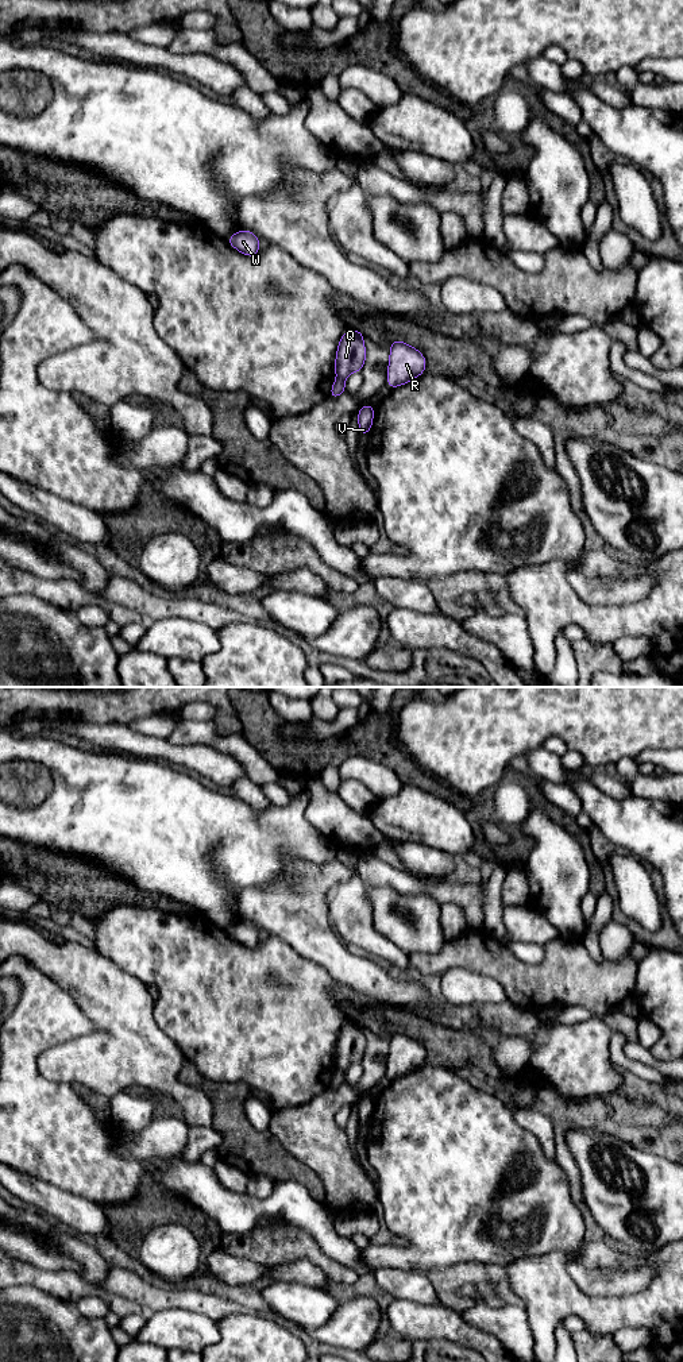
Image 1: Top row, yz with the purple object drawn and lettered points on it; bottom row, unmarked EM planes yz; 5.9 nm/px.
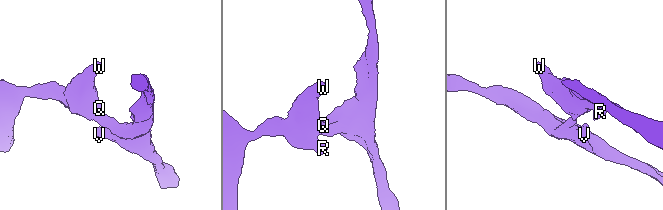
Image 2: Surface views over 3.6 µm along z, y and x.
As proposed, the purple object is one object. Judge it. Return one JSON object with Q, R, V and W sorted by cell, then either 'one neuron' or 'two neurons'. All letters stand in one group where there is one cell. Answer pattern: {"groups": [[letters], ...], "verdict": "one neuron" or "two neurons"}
{"groups": [["Q", "R", "W"], ["V"]], "verdict": "two neurons"}

